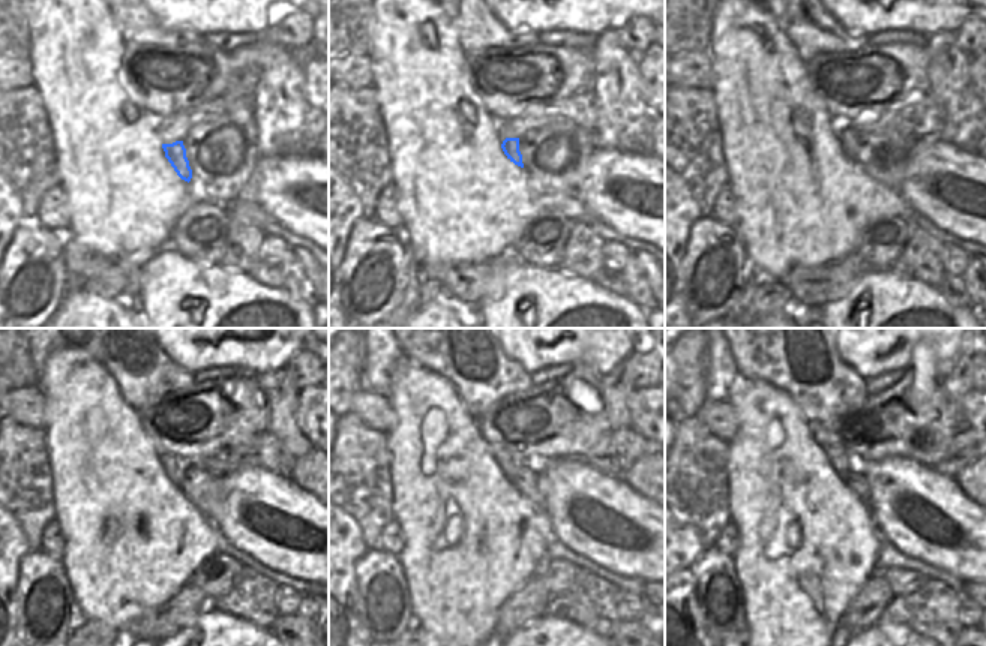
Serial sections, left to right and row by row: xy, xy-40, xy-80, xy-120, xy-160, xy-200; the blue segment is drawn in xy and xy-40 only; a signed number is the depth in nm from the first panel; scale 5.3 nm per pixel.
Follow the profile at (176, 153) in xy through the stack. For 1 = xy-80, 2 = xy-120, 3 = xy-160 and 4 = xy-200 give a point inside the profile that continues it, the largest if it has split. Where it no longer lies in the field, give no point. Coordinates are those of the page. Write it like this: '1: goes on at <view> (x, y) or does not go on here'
1: goes on at xy-80 (848, 137)
2: goes on at xy-120 (174, 466)
3: goes on at xy-160 (509, 465)
4: goes on at xy-200 (826, 441)

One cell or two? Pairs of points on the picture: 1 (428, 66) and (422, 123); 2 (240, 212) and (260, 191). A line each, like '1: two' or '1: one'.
1: one
2: two

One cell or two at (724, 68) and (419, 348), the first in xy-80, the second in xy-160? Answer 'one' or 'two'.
two

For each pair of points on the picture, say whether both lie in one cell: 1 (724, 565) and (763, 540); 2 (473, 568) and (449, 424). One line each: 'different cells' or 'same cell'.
1: different cells
2: same cell

